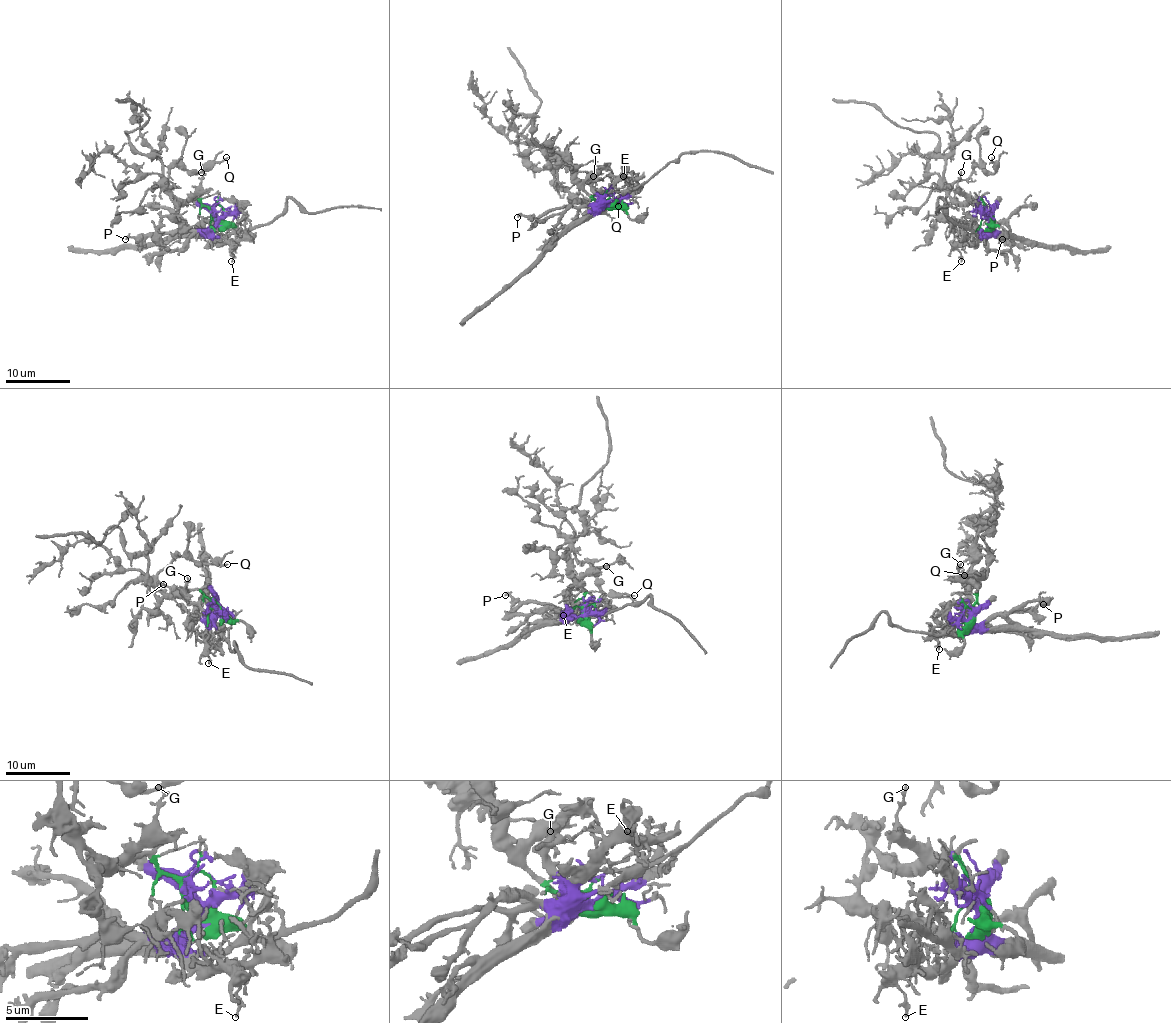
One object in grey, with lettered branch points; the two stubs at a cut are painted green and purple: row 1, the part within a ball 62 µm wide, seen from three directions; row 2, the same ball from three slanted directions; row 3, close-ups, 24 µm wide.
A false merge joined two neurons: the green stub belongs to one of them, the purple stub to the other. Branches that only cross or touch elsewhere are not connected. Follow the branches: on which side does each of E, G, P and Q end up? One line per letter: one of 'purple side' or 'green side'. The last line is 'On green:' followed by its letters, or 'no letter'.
E: purple side
G: green side
P: purple side
Q: green side
On green: G, Q

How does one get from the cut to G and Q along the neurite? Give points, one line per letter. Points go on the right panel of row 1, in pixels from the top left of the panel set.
G: (989, 217), (985, 204), (979, 197), (969, 197), (958, 184), (961, 171)
Q: (989, 217), (981, 199), (956, 202), (948, 194), (955, 183), (966, 179), (976, 166), (993, 173), (992, 157)

